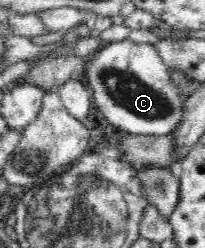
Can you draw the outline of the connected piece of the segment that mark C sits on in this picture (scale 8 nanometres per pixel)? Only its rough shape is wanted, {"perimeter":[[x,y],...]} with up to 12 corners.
{"perimeter":[[126,38],[88,61],[119,131],[170,135],[186,98],[156,46]]}

